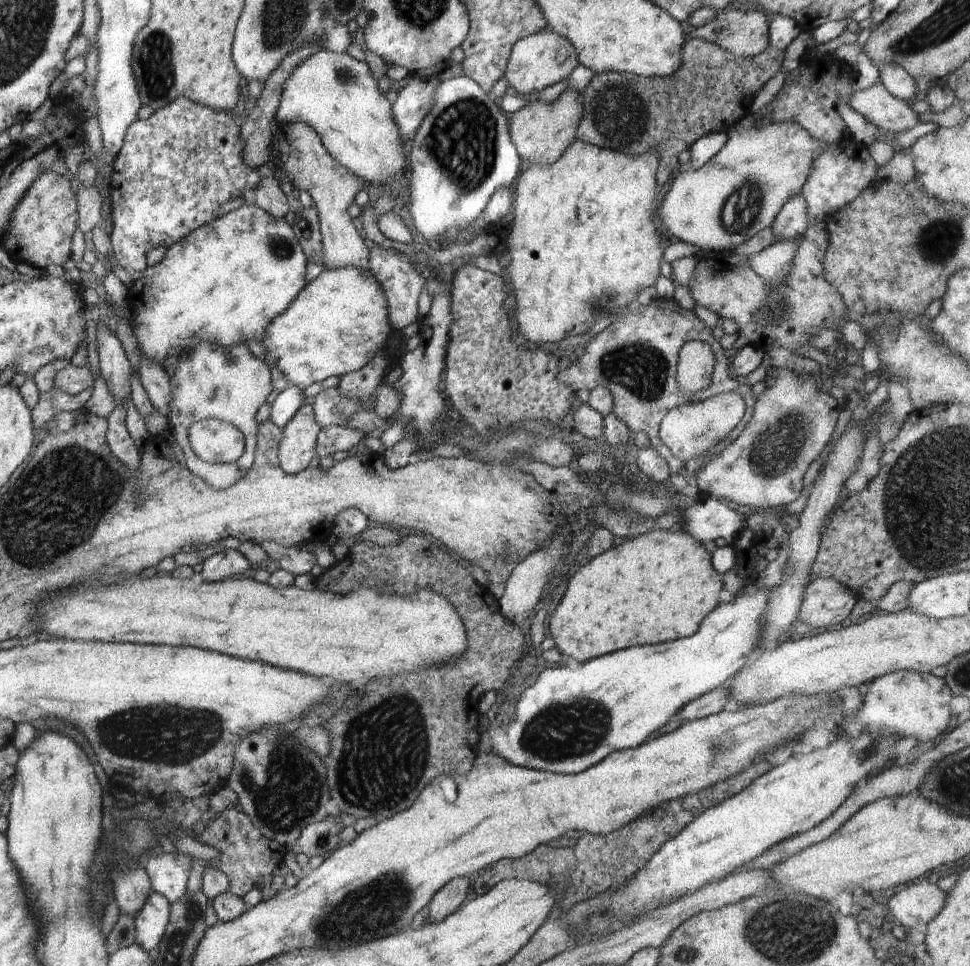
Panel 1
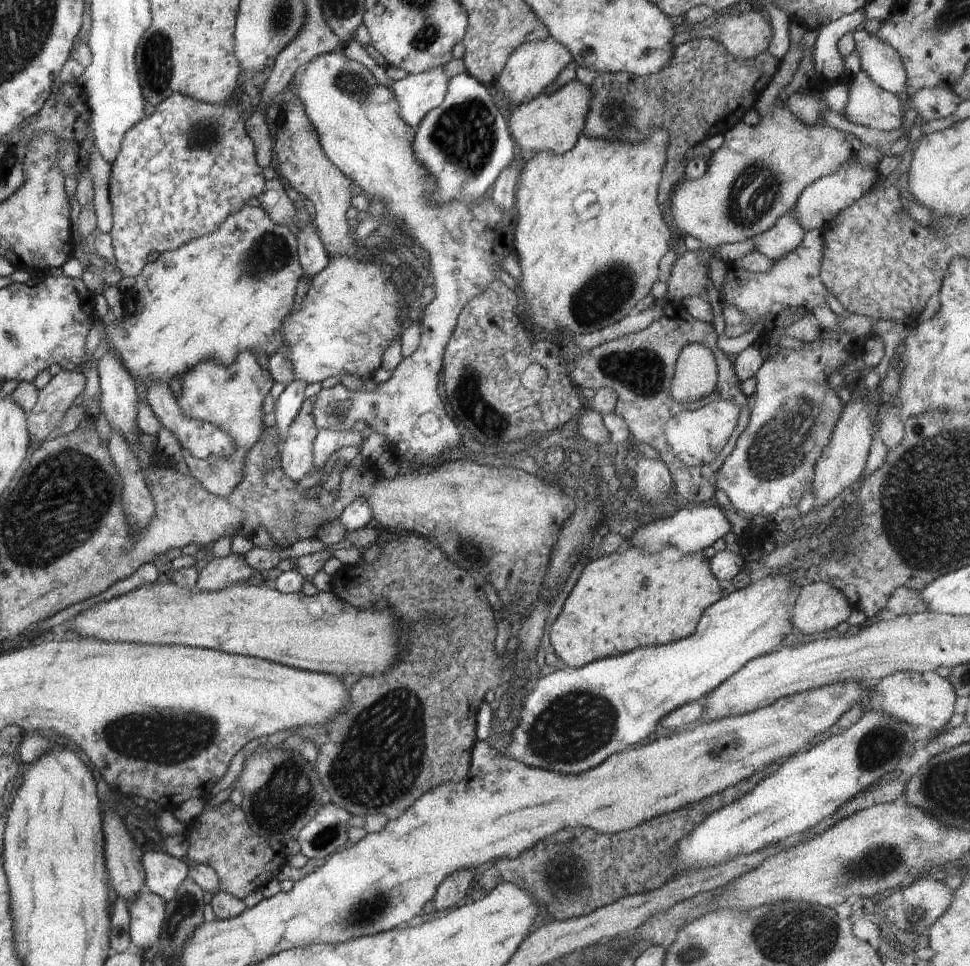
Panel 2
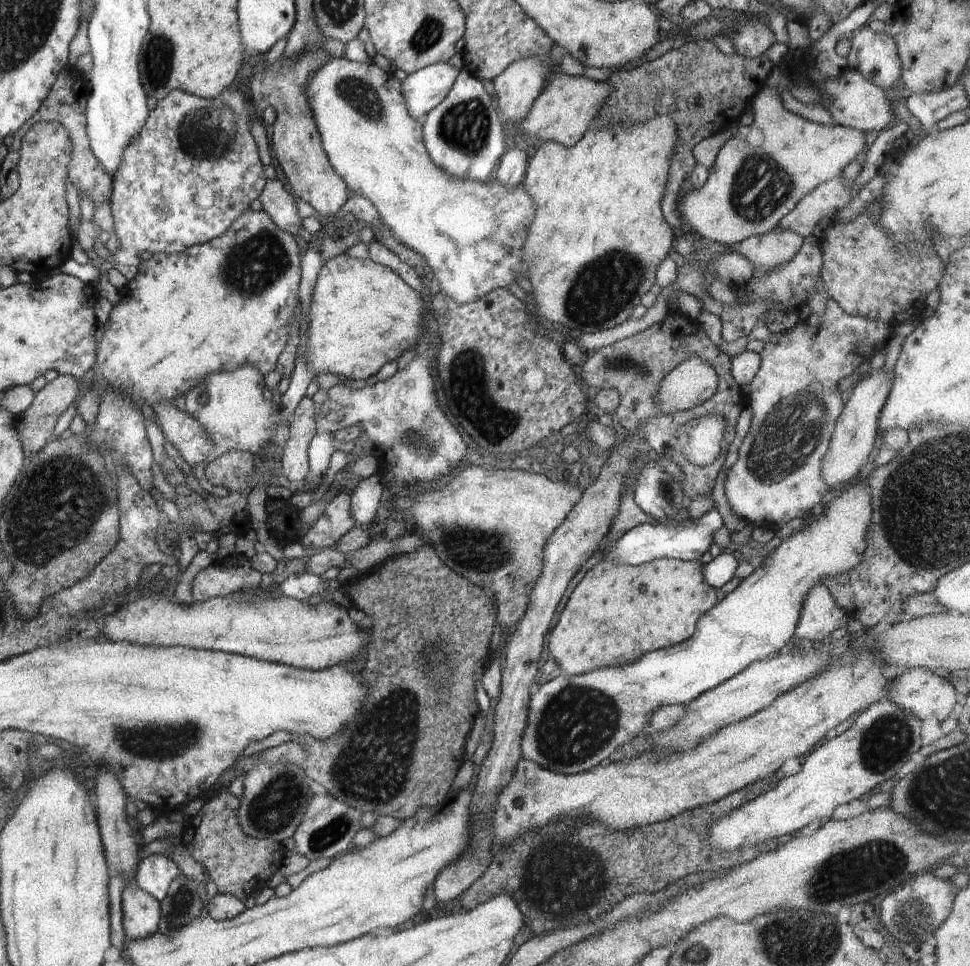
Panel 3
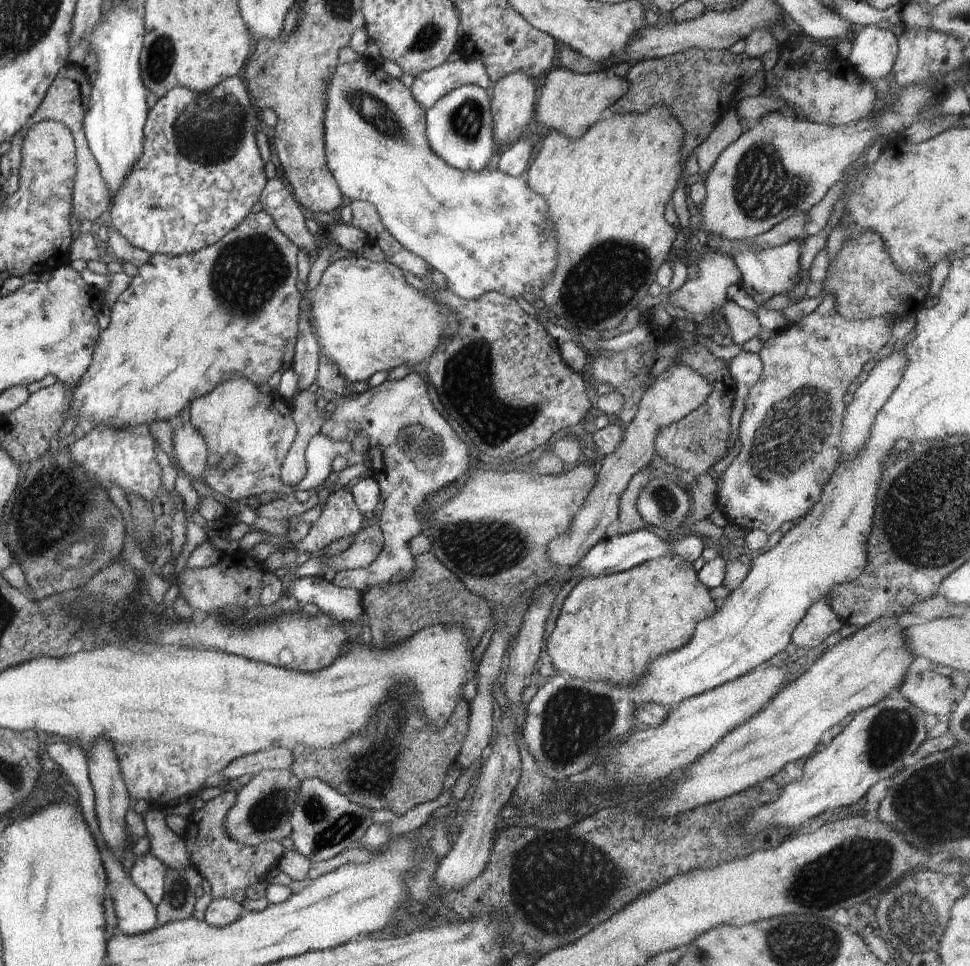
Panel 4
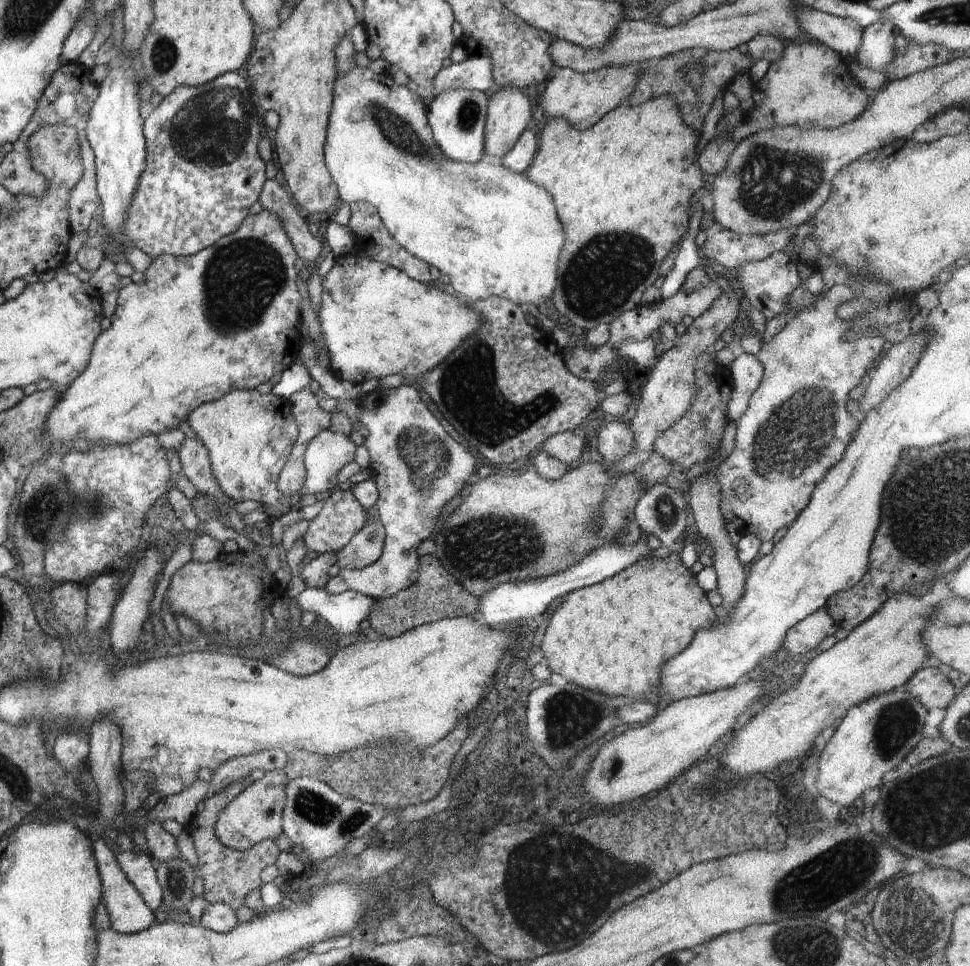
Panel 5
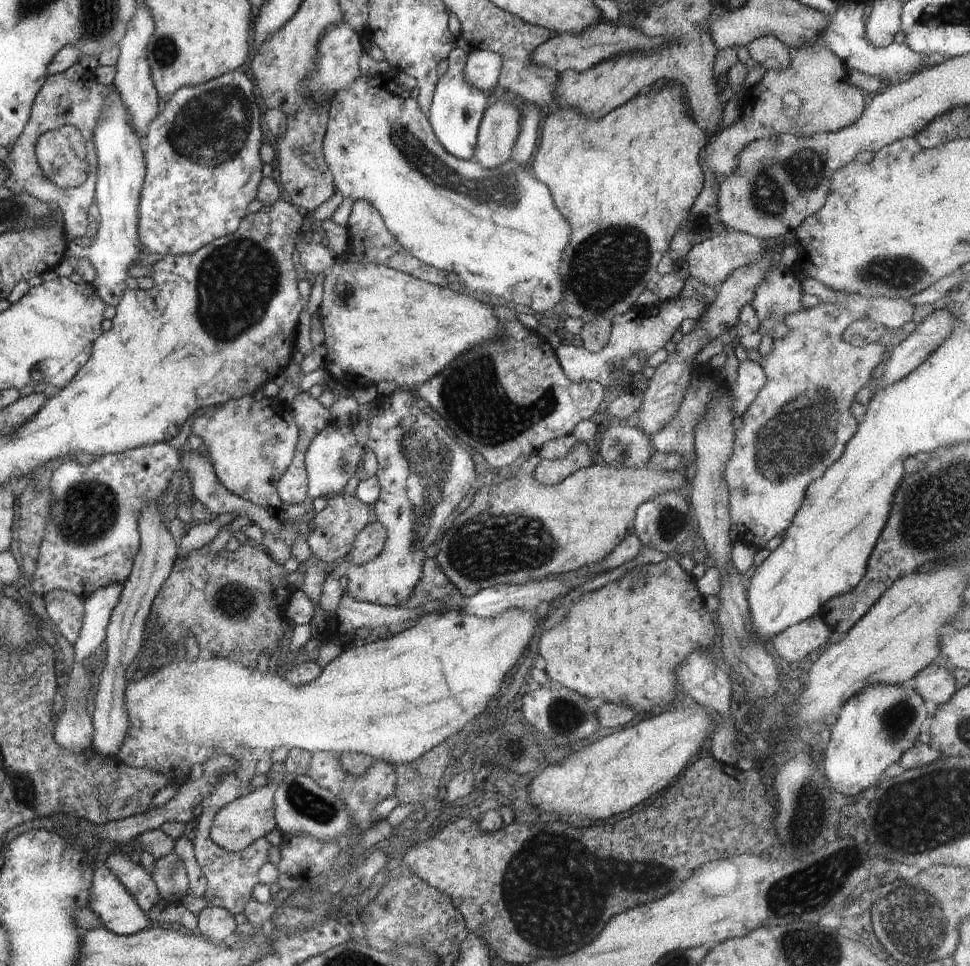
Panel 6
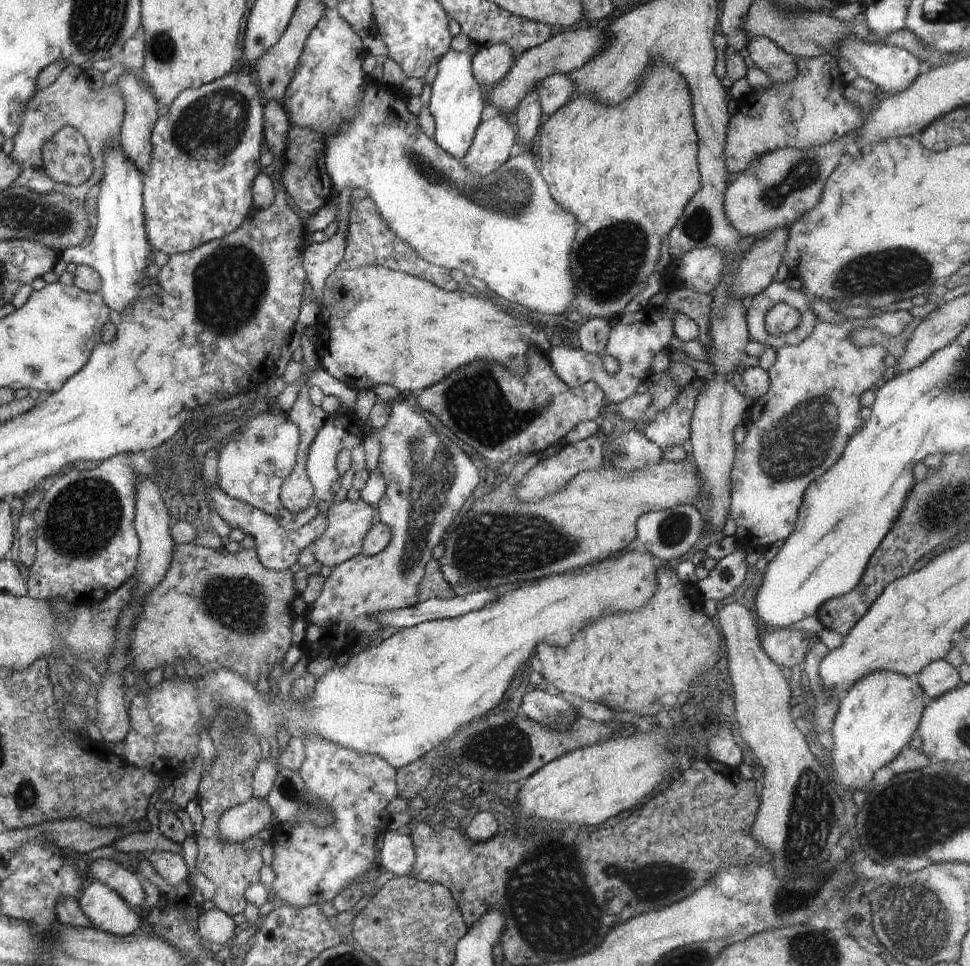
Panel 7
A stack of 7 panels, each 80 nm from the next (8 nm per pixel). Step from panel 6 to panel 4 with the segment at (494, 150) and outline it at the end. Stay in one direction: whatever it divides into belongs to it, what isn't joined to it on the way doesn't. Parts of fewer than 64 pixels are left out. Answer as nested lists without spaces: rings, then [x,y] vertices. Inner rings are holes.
[[[516,71],[499,80],[493,87],[491,96],[491,115],[493,118],[493,139],[498,147],[515,143],[522,136],[524,128],[534,124],[536,91],[534,79],[522,71]]]

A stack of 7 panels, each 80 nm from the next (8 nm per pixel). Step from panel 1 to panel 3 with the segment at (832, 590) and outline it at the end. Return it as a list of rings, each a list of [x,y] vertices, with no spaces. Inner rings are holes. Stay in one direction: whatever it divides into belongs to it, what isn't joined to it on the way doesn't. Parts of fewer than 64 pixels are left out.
[[[820,584],[805,598],[795,628],[795,639],[802,643],[827,641],[834,630],[844,628],[849,620],[850,615],[834,602],[830,591]]]

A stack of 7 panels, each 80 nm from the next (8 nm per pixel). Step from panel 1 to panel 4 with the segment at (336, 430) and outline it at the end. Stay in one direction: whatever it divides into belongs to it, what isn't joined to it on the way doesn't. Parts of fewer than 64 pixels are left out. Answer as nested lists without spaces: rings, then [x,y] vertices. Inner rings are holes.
[[[323,432],[314,435],[305,450],[307,464],[306,476],[296,486],[298,490],[319,492],[320,488],[328,488],[328,475],[332,472],[332,464],[336,456],[347,459],[355,458],[352,443],[342,440],[332,440]]]

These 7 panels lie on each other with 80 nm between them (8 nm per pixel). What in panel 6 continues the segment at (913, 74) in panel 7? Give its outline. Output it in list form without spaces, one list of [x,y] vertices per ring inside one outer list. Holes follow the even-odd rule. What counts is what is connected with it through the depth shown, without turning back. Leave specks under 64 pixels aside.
[[[840,2],[840,8],[829,15],[829,26],[821,34],[823,43],[842,61],[847,71],[856,71],[860,74],[876,77],[884,84],[894,84],[908,78],[914,72],[948,60],[946,55],[917,53],[908,45],[893,41],[885,47],[875,47],[865,35],[864,18],[869,10],[869,5],[864,2]]]

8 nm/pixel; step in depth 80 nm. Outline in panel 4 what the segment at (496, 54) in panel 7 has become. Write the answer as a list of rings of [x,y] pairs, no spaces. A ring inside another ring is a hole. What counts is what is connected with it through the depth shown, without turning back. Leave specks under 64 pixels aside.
[[[462,58],[454,62],[446,61],[422,73],[415,78],[414,84],[409,89],[426,110],[449,92],[464,85],[474,85],[490,90],[495,84],[489,79],[481,62]]]

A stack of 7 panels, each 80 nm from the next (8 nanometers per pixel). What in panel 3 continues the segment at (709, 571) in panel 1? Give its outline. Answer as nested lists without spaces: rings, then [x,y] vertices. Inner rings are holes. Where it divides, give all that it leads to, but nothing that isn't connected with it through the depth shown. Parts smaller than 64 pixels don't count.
[[[671,558],[654,559],[636,568],[620,568],[606,561],[600,562],[573,589],[556,628],[550,632],[550,656],[565,674],[581,675],[599,668],[629,665],[646,652],[687,641],[696,632],[698,619],[718,603],[716,589],[706,582],[703,568],[700,561]]]

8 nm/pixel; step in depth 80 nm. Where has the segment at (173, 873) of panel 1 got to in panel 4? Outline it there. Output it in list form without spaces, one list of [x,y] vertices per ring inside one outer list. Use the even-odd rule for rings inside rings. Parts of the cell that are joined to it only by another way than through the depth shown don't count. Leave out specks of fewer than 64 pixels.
[[[150,852],[139,855],[130,869],[131,881],[157,908],[164,896],[165,874],[169,868]]]

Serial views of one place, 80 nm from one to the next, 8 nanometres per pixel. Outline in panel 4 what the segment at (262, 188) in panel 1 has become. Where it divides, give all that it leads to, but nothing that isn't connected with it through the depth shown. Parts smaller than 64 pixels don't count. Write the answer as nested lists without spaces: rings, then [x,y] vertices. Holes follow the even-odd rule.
[[[278,177],[267,179],[259,200],[280,232],[283,232],[300,250],[306,250],[311,259],[318,255],[320,251],[318,240],[306,227],[305,209]]]

